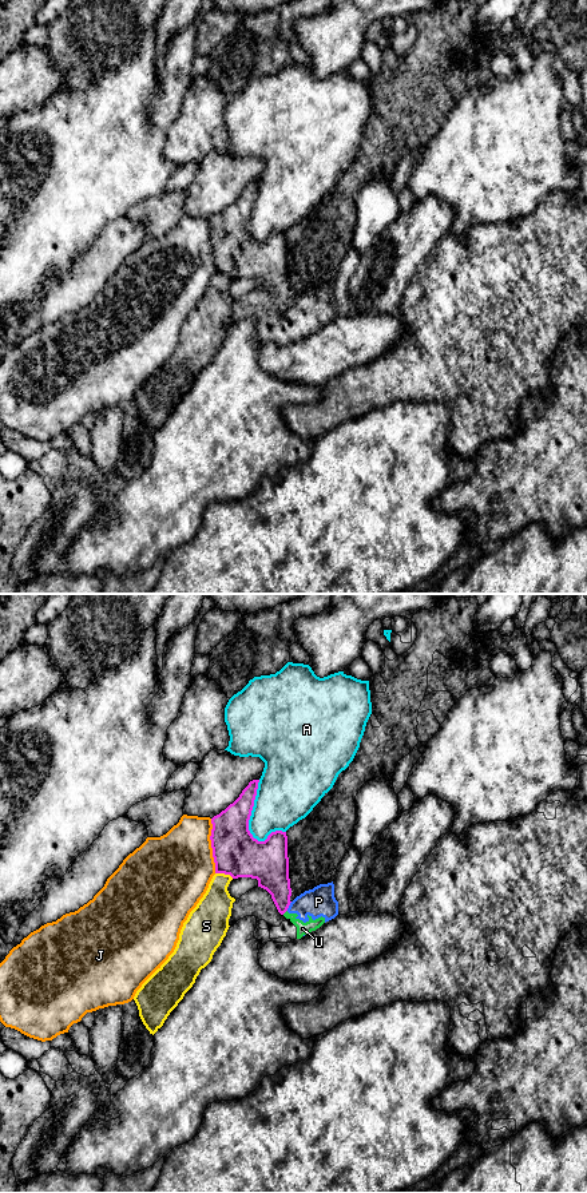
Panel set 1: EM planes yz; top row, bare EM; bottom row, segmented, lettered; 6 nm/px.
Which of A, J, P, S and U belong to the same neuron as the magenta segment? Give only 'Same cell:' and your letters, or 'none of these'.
Same cell: none of these

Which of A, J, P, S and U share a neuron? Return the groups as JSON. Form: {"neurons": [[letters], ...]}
{"neurons": [["A"], ["J"], ["P", "U"], ["S"]]}

